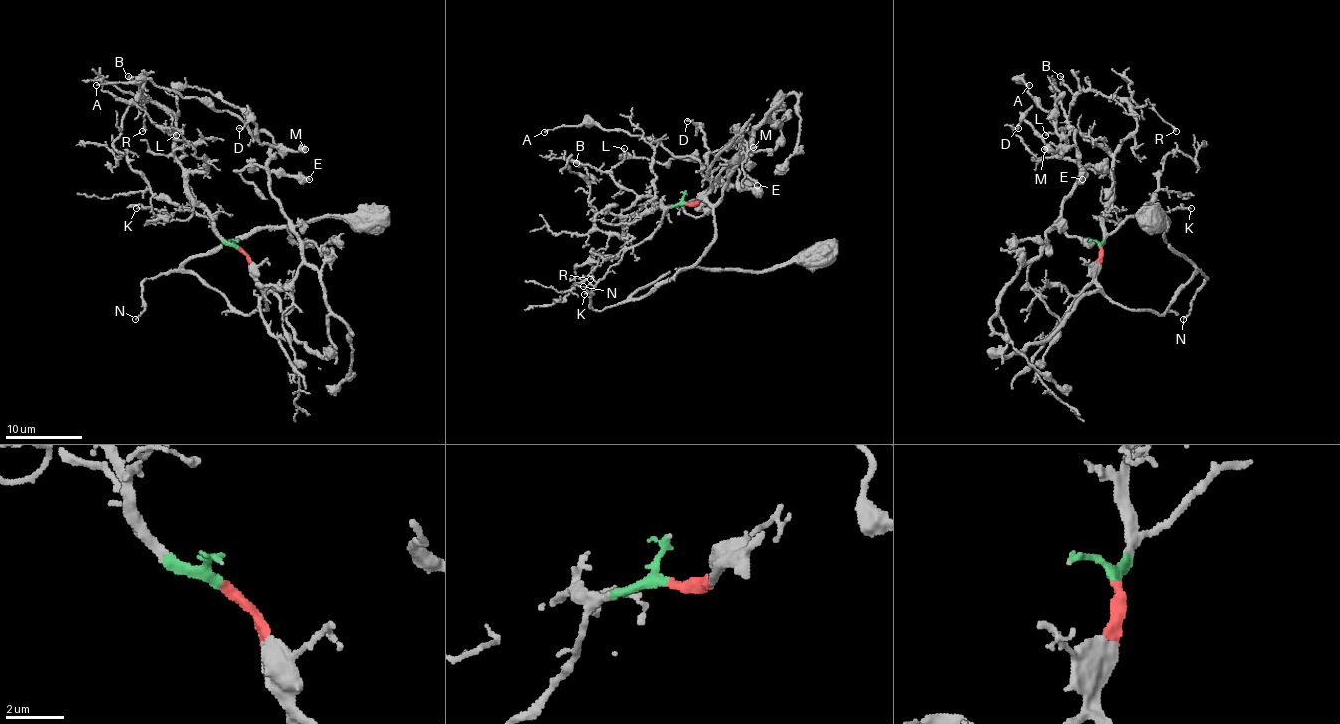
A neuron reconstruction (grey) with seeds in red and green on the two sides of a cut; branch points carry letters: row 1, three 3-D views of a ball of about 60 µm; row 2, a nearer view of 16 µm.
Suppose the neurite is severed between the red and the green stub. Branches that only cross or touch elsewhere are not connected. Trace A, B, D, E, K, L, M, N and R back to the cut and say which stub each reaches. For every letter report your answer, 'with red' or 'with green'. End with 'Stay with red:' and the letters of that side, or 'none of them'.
A: with red
B: with green
D: with red
E: with red
K: with green
L: with green
M: with red
N: with red
R: with green
Stay with red: A, D, E, M, N

